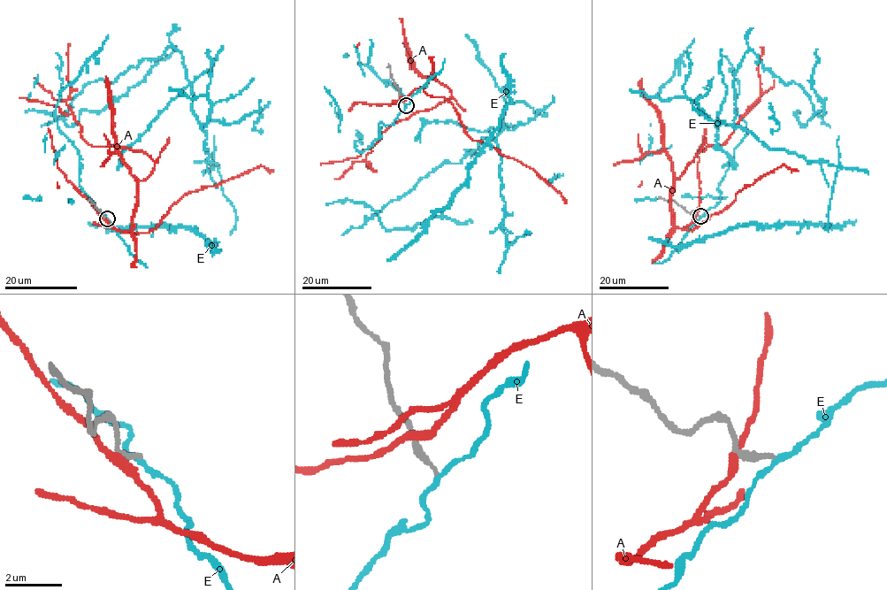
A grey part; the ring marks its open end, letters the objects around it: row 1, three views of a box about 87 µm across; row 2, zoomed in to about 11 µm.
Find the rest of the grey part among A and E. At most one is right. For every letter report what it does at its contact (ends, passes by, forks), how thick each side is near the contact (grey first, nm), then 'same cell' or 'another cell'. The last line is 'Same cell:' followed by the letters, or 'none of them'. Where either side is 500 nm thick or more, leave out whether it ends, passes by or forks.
A: it passes by; calibres 220 and 280 nm; another cell
E: it passes by; calibres 200 and 170 nm; another cell
Same cell: none of them

